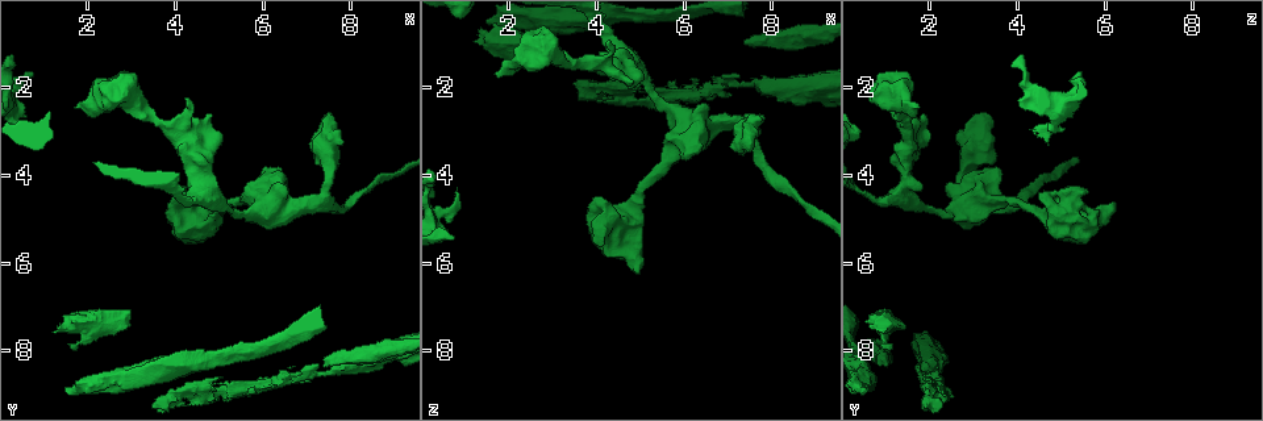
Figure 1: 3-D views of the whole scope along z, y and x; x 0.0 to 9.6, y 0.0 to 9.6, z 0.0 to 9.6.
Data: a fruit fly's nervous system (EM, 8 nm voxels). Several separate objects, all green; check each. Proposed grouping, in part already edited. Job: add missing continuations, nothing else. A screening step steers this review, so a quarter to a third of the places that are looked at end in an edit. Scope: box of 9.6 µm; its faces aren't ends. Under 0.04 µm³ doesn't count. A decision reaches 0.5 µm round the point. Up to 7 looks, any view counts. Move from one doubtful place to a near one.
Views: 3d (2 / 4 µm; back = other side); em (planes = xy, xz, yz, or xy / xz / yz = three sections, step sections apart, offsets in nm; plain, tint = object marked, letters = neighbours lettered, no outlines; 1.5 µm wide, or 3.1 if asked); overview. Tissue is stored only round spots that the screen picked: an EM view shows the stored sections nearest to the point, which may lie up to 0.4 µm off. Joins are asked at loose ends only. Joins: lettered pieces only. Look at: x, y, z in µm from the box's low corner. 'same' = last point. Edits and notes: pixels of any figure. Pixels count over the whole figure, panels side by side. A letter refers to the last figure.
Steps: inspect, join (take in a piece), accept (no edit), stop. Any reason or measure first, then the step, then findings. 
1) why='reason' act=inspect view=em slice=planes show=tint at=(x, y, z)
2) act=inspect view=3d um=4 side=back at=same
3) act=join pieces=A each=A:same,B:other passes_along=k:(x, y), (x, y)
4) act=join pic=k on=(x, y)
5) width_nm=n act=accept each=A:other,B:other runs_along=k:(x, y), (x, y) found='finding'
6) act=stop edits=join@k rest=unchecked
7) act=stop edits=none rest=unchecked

why='thick end' act=inspect view=em slice=planes show=letters at=(7.50, 2.60, 3.35)

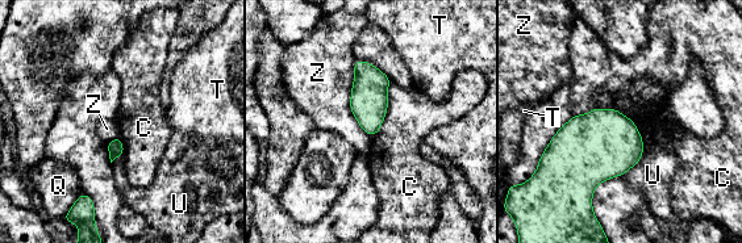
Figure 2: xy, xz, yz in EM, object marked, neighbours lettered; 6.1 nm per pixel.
longest_contact=Z:480nm act=accept each=C:other,Q:other,T:other,U:other,Z:other border=2:(391, 82), (386, 117), (371, 137) found='no lettered piece goes on from it'

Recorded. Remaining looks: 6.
why='an open end' act=inspect view=em slice=planes show=tint at=(4.35, 2.30, 1.00)

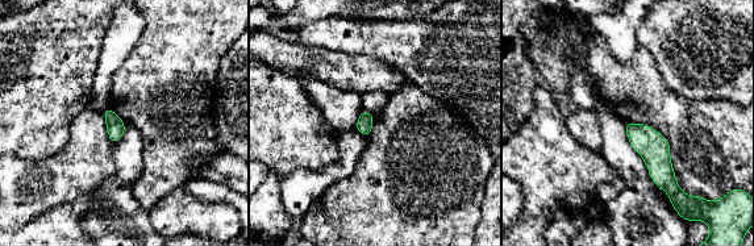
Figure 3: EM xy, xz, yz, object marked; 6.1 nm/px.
why='see the neighbours' act=inspect view=em slice=planes show=letters at=same

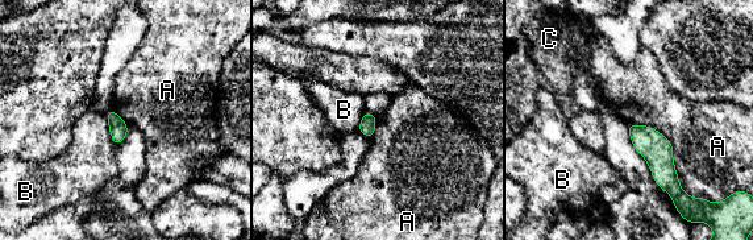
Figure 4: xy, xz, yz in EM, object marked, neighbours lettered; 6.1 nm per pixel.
act=accept each=A:other,B:other,C:other border=4:(628, 121), (670, 141), (687, 195) found='no lettered piece goes on from it'

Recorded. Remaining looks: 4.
why='branch stops here' act=inspect view=3d um=2 at=(0.70, 1.70, 5.45)

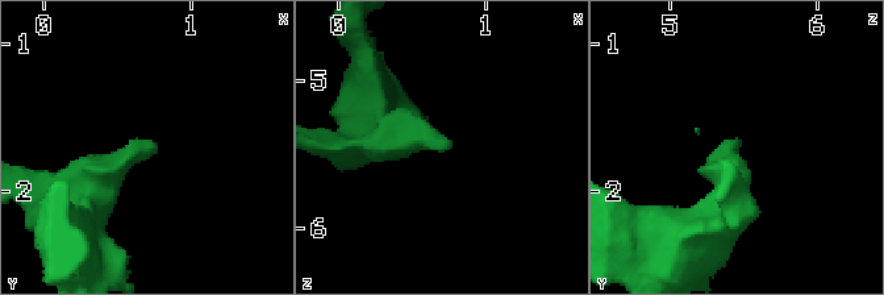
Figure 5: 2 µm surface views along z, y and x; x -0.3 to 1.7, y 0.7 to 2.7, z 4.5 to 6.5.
act=inspect view=em slice=planes show=letters at=(0.74, 1.64, 5.44)

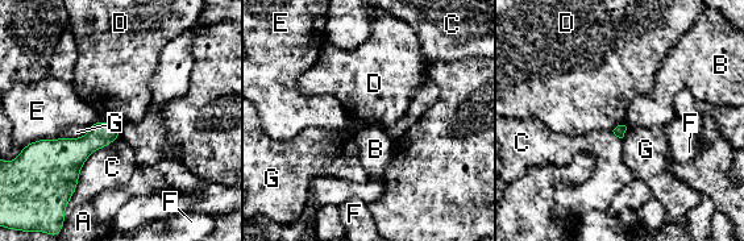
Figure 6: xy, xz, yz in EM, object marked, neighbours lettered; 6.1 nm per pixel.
act=accept each=A:other,B:other,C:other,D:other,E:other,F:other,G:other found='no lettered piece goes on from it'

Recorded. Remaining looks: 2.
act=stop edits=none rest=unchecked

